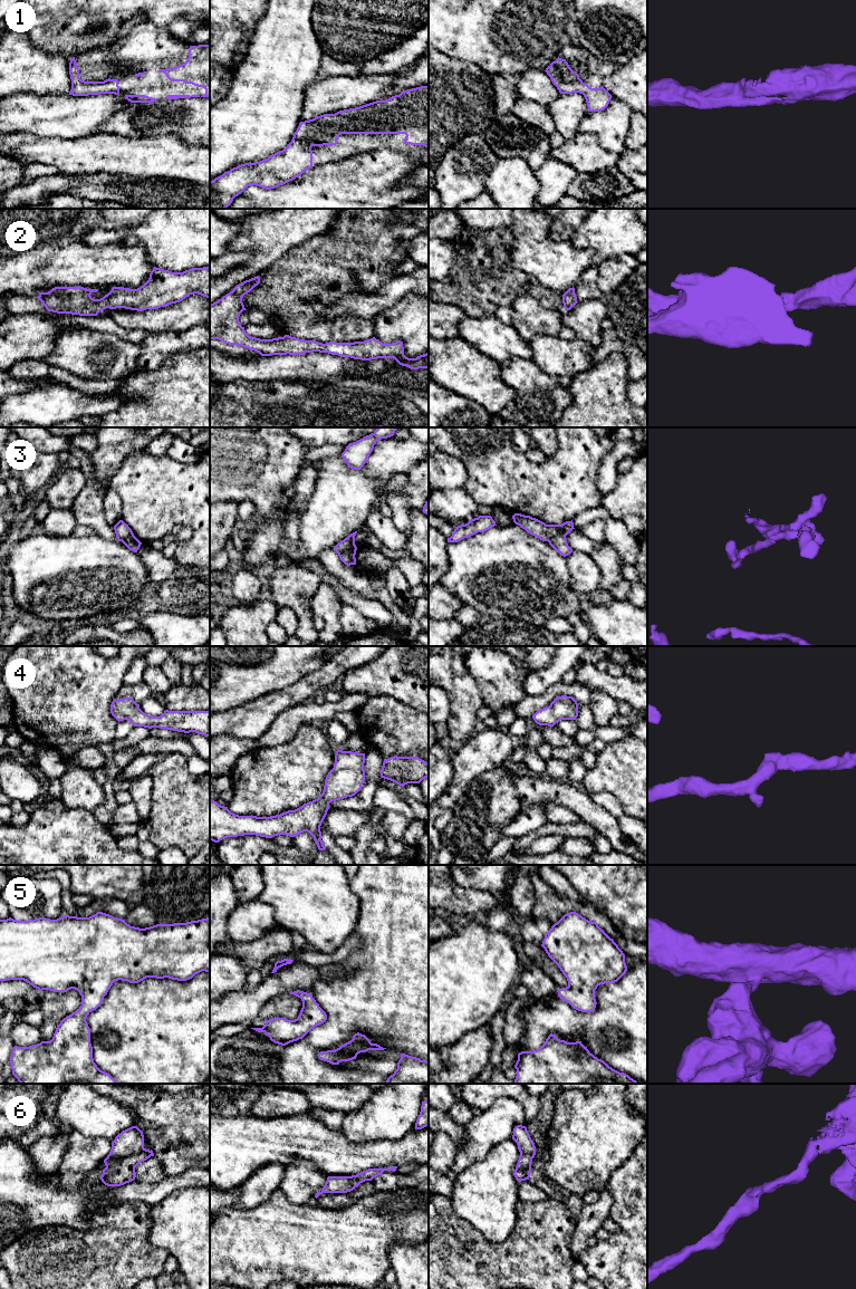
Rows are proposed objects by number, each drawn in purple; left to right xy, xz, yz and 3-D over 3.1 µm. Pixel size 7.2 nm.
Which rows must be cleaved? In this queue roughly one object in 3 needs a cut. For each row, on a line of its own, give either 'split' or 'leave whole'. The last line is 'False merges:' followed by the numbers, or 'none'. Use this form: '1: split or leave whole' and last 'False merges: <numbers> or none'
1: leave whole
2: leave whole
3: split
4: leave whole
5: leave whole
6: leave whole
False merges: 3

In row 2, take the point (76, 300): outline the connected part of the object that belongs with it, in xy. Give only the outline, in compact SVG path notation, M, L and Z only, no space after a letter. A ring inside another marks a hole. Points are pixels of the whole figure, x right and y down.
M154 267L148 280L137 289L124 287L113 287L112 290L100 299L94 299L90 295L98 289L87 289L84 287L55 287L48 292L40 292L38 298L48 311L57 314L71 314L79 316L97 316L99 311L109 308L125 308L143 311L146 309L157 309L176 304L190 295L201 295L210 298L210 267L192 268L183 272L171 272Z

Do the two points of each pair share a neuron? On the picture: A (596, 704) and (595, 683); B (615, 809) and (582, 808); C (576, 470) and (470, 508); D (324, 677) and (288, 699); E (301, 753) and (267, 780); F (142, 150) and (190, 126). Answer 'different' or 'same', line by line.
A: different
B: different
C: different
D: same
E: same
F: different

